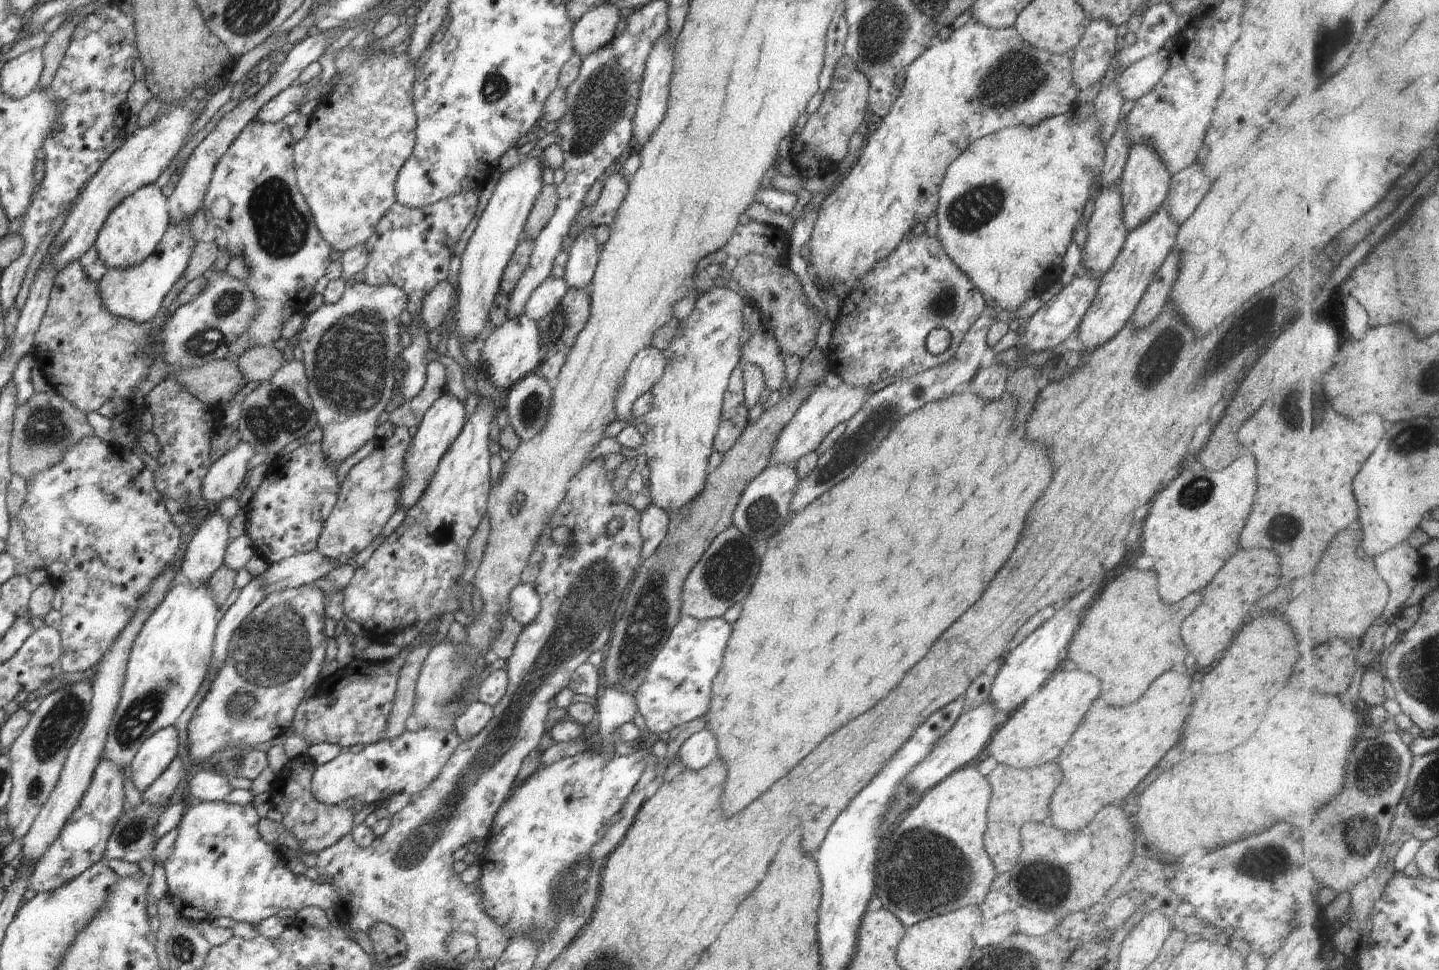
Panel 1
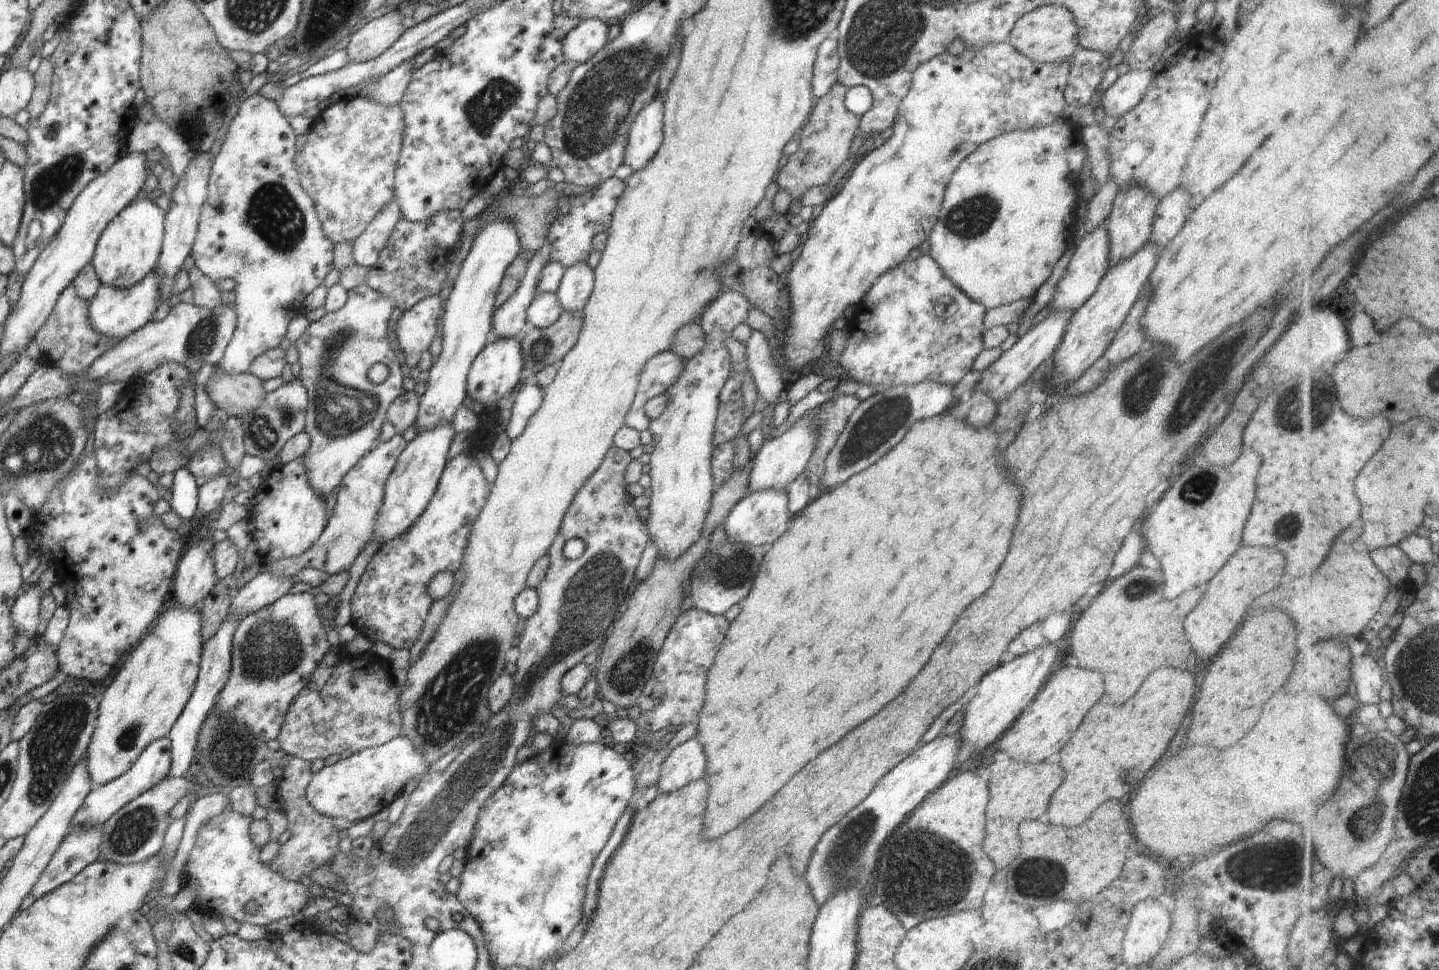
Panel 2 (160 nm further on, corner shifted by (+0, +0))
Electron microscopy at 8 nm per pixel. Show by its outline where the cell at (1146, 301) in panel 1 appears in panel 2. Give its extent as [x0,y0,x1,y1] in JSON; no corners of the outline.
[1103,288,1148,370]

